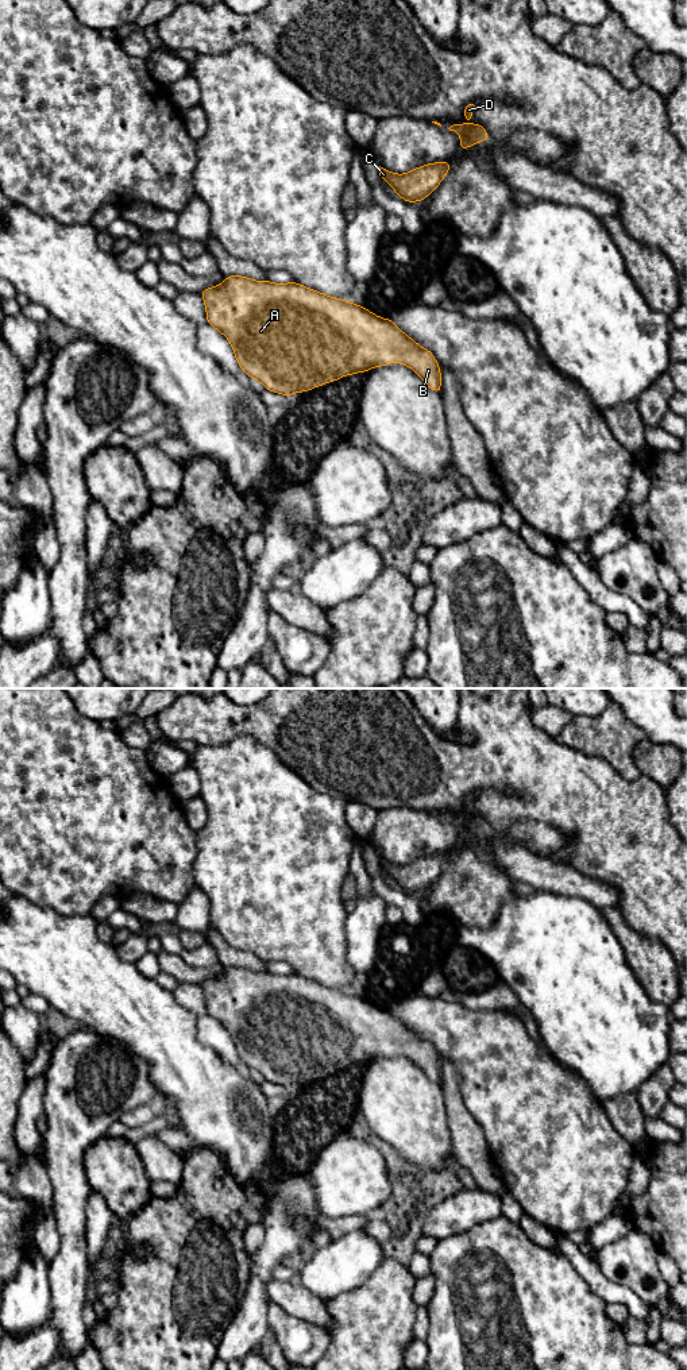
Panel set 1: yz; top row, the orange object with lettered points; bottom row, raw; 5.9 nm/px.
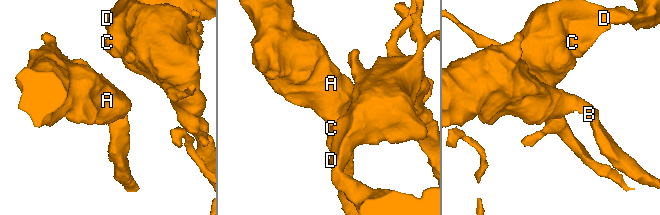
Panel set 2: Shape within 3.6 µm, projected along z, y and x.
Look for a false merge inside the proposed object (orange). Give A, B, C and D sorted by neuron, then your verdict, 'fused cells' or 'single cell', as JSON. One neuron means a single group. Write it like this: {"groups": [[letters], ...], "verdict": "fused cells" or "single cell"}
{"groups": [["A", "B", "C", "D"]], "verdict": "single cell"}

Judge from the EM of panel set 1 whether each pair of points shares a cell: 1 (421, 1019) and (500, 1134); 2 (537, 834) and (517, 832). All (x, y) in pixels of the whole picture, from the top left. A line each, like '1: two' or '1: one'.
1: one
2: one

